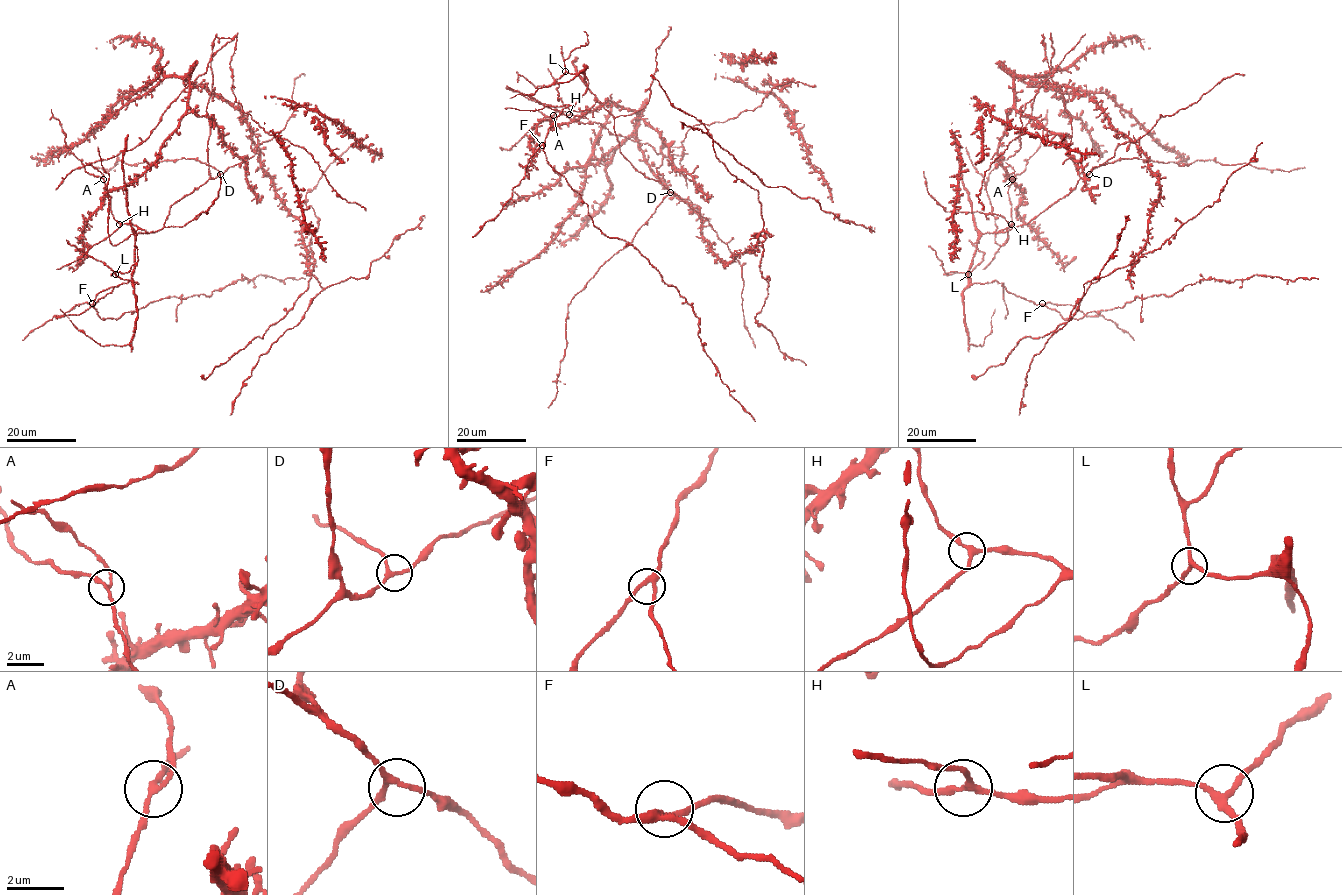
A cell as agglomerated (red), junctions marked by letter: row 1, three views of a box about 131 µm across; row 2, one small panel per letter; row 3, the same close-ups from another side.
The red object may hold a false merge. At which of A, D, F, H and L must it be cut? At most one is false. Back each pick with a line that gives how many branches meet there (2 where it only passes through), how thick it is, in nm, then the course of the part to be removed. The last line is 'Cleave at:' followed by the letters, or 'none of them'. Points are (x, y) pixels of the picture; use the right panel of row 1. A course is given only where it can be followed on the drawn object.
A: branches 3; calibre 170 nm; course (1012, 179), (1014, 170), (1005, 162)
Cleave at: A

